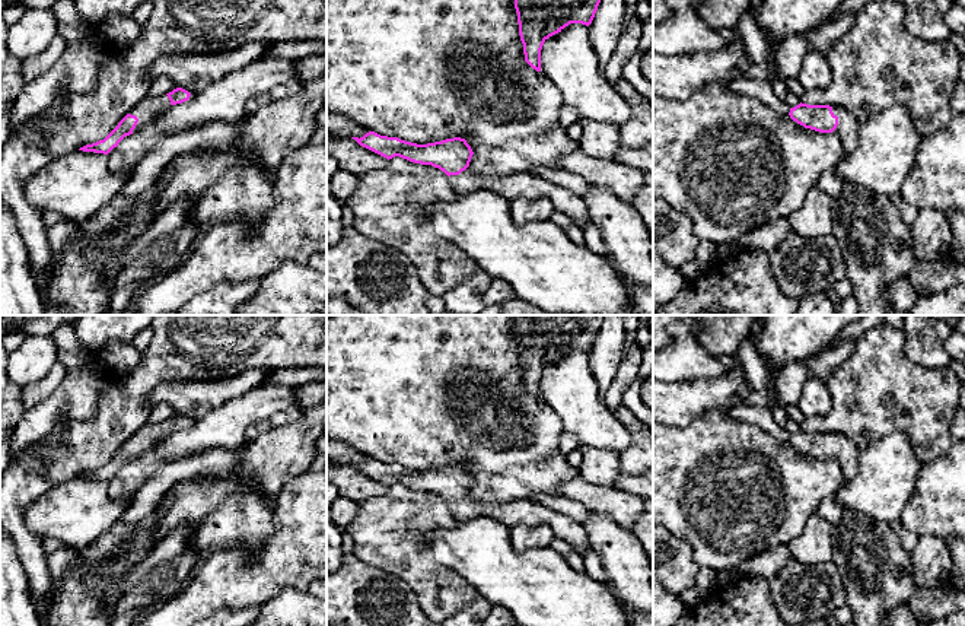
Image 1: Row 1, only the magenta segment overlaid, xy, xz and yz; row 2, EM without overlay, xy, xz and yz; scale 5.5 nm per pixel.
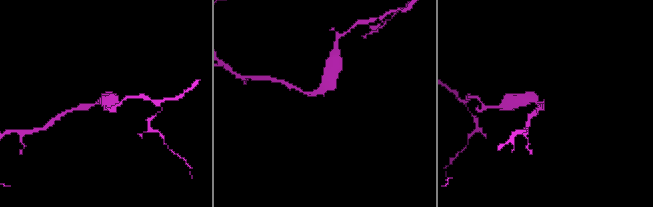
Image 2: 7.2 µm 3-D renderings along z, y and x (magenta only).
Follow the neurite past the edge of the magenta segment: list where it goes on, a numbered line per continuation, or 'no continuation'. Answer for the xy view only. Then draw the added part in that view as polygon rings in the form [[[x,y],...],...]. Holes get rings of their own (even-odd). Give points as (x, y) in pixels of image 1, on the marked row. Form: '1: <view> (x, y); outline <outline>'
1: xy (152, 107); outline [[[168,95],[144,98],[128,112],[138,118],[138,123],[133,130],[133,134],[137,133],[144,125],[150,124],[152,121],[155,121],[162,114],[165,114],[171,107],[172,105]]]

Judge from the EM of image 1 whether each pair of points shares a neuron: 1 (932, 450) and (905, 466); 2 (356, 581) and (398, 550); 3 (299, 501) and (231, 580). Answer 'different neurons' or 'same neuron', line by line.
1: different neurons
2: different neurons
3: same neuron

